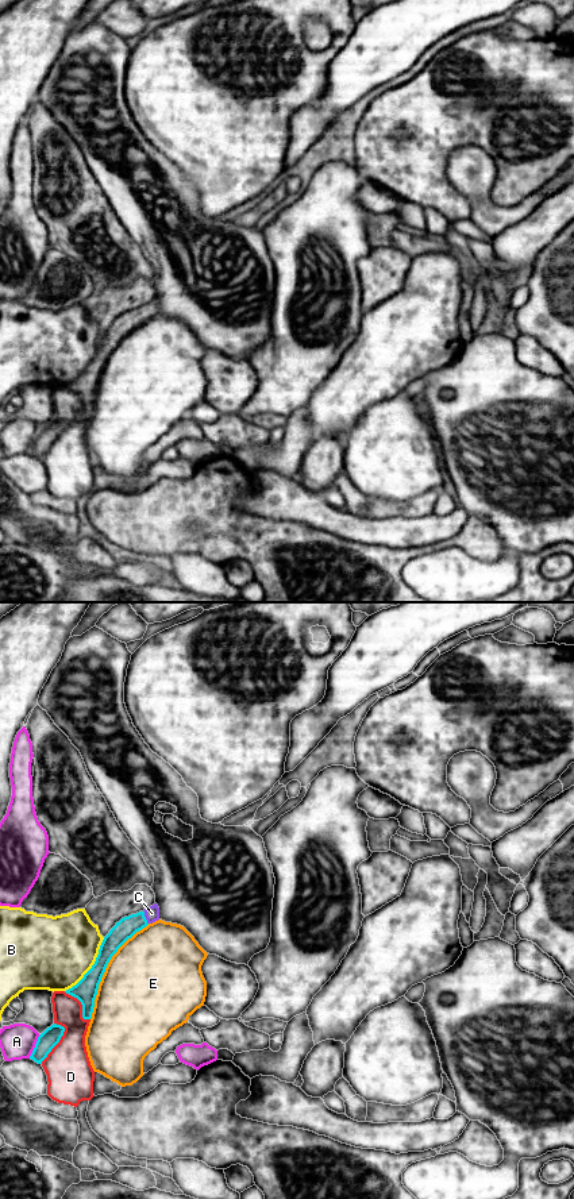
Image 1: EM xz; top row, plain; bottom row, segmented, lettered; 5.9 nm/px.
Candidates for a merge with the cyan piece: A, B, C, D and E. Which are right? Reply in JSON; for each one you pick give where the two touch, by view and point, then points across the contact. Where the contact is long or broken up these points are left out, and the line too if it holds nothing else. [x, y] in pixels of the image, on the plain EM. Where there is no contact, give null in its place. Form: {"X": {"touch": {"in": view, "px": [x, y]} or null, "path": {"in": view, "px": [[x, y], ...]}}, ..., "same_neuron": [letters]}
{"C": {"touch": {"in": "xz", "px": [145, 312]}, "path": {"in": "xz", "px": [[126, 323], [145, 312], [151, 308]]}}, "same_neuron": ["C"]}

